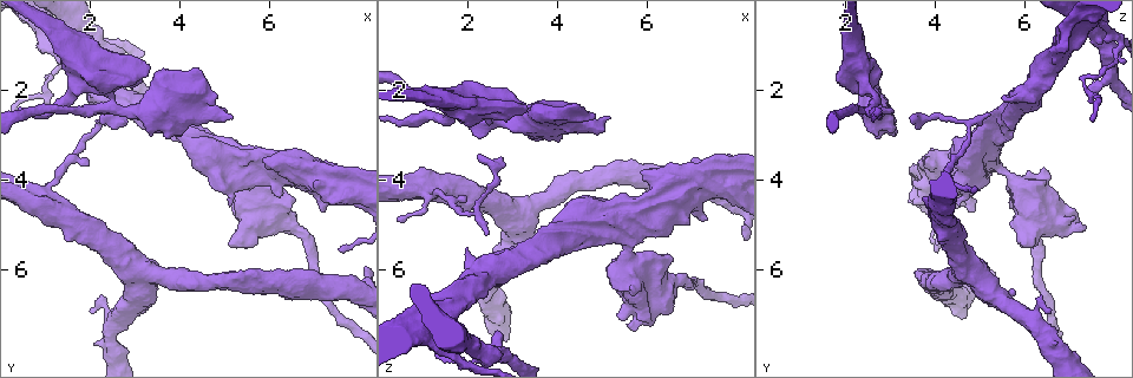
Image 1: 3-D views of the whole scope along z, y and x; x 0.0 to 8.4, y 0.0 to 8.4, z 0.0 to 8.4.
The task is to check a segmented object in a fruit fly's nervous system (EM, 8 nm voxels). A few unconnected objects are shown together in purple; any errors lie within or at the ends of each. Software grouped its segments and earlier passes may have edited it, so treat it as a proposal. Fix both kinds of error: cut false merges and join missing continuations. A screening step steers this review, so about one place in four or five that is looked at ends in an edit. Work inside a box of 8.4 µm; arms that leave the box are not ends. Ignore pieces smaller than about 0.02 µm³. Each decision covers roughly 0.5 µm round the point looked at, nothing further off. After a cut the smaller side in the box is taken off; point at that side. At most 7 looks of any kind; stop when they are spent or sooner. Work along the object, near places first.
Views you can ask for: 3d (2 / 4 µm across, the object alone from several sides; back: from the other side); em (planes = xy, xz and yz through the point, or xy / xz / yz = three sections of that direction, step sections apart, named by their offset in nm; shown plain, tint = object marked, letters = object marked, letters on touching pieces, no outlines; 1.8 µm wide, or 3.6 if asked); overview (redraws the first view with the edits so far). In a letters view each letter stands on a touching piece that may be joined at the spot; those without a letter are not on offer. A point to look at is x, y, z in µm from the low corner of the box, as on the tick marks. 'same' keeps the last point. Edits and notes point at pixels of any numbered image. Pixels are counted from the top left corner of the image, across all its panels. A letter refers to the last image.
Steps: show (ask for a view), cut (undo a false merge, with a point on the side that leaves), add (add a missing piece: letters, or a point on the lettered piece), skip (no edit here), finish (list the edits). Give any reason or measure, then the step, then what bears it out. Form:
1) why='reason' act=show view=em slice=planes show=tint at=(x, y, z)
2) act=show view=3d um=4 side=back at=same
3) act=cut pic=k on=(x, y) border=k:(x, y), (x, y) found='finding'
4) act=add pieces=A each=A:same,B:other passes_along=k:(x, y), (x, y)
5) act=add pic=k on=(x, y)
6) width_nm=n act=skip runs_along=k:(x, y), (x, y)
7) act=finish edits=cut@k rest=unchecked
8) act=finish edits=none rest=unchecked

why='sharp bend' act=show view=3d um=4 at=(2.65, 2.60, 3.90)

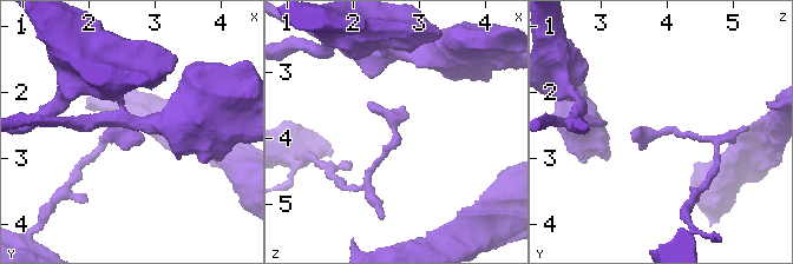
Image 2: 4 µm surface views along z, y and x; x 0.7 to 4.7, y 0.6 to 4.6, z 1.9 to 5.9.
act=show view=em slice=planes show=plain at=(2.65, 2.60, 3.95)

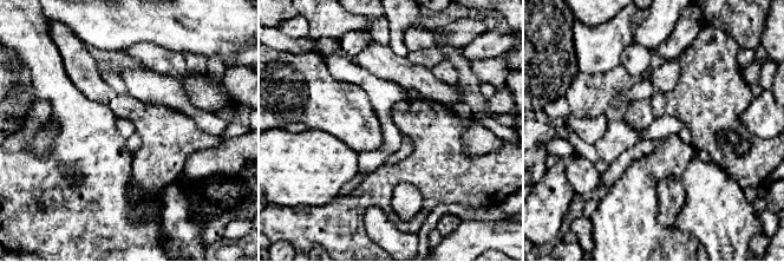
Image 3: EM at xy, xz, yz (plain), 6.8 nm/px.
why='what lies round it' act=show view=em slice=planes show=letters at=same

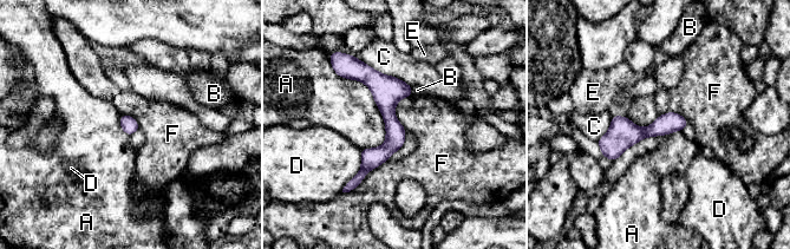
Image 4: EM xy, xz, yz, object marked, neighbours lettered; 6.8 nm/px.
act=skip each=A:other,B:other,C:other,D:other,E:other,F:other runs_along=4:(358, 66), (386, 94), (391, 143), (353, 183) found='one neuron here'

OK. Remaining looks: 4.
why='branch stops here' act=show view=3d um=4 at=(1.95, 2.15, 5.55)

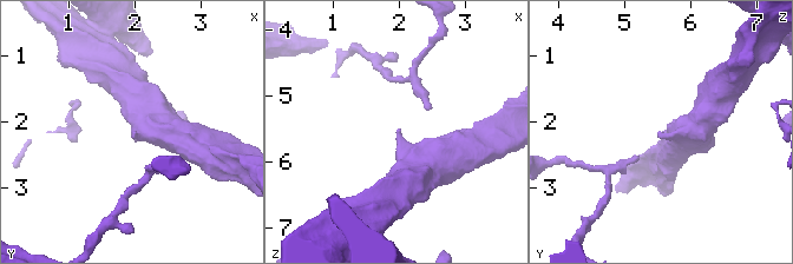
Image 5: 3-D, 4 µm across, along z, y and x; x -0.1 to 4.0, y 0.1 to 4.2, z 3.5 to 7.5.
why='now the EM' act=show view=em slice=planes show=letters at=(2.00, 2.15, 5.50)

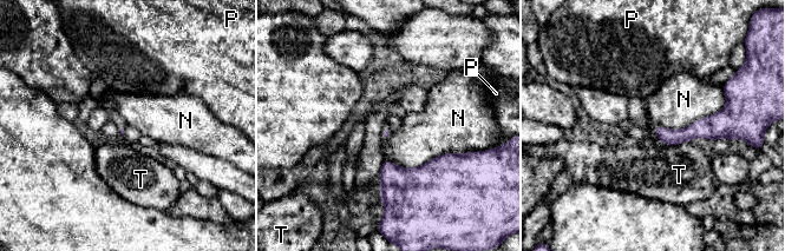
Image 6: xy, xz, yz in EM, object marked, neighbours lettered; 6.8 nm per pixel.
act=skip each=N:other,P:other,T:other runs_along=6:(724, 121), (687, 134), (658, 130) found='none of them fits'

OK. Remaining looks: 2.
act=finish edits=none rest=unchecked

